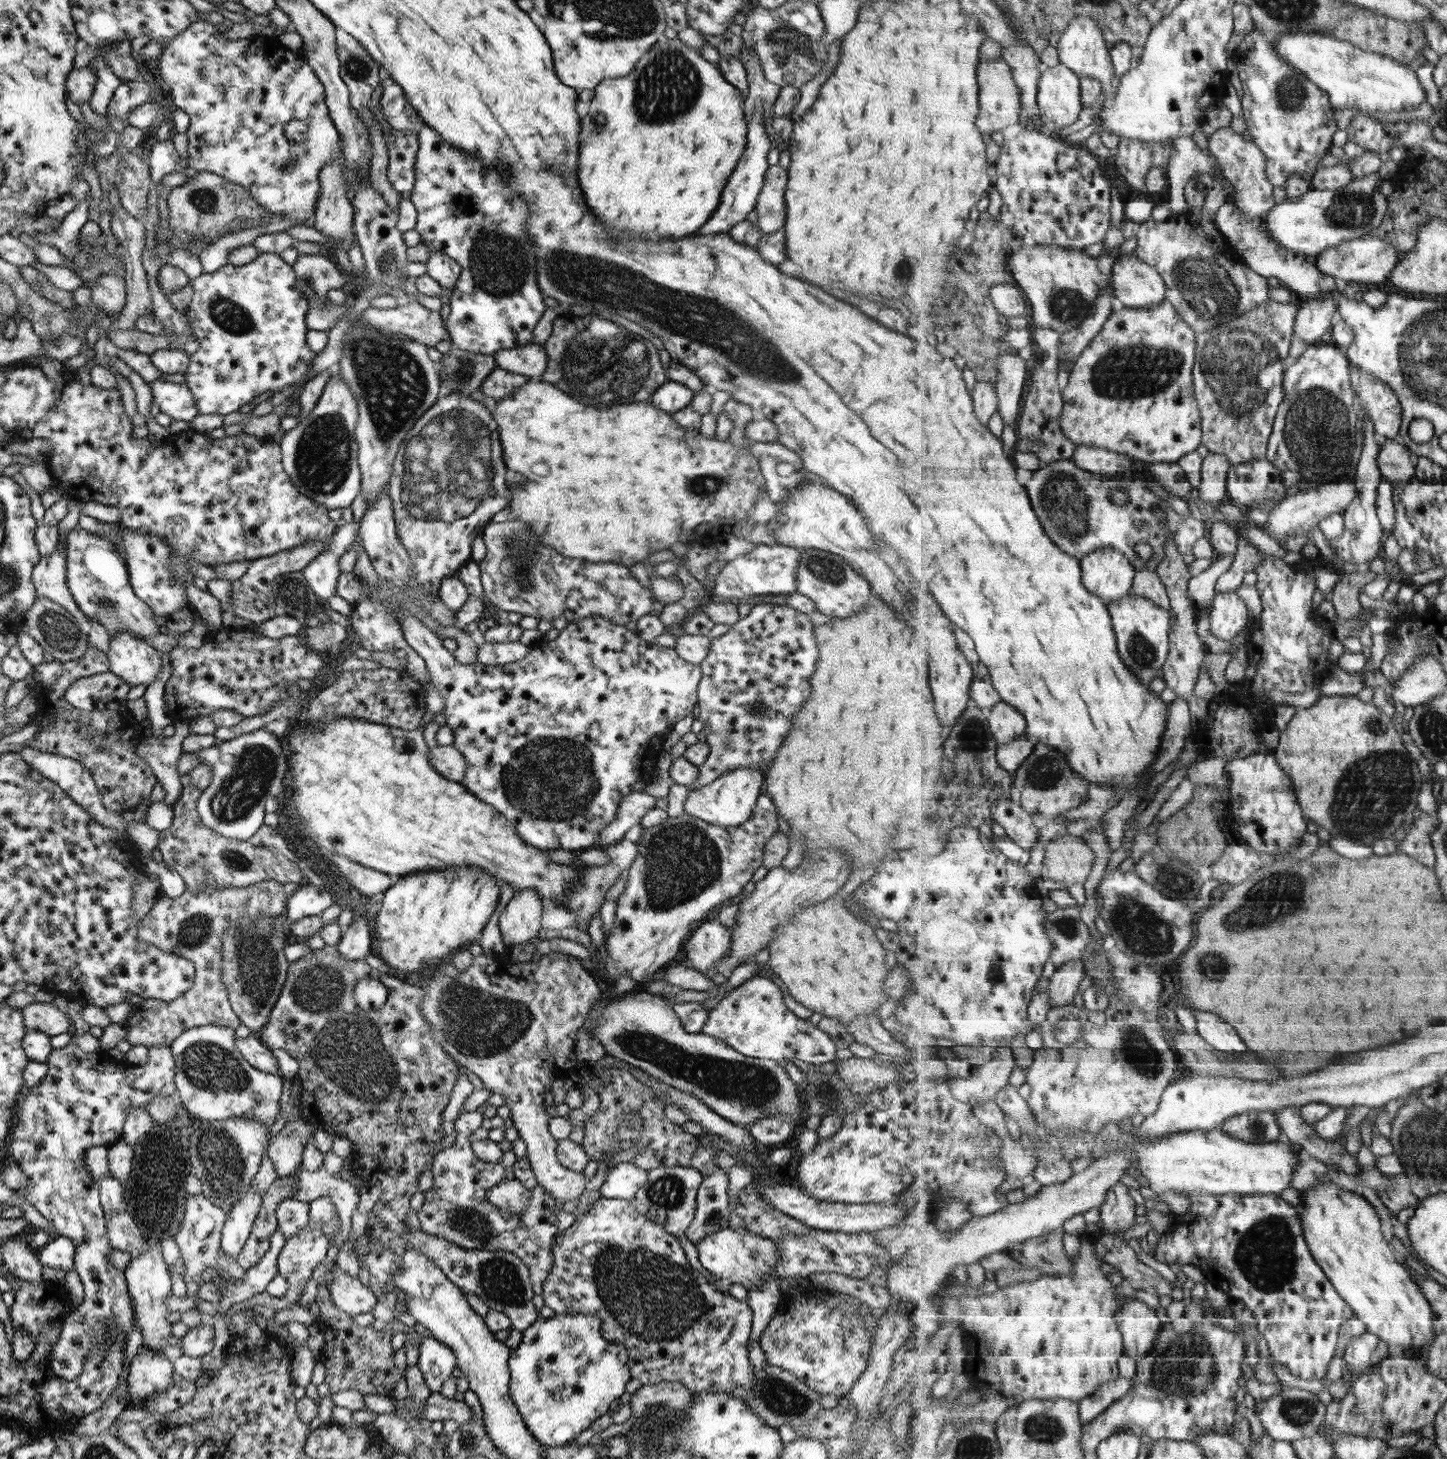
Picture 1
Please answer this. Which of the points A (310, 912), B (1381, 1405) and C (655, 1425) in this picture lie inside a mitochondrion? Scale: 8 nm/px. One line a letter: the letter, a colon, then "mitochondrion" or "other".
A: other
B: other
C: mitochondrion

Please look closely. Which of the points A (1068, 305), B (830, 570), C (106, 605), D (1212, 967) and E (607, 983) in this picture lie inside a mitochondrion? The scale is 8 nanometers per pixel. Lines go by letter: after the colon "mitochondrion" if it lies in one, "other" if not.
A: mitochondrion
B: mitochondrion
C: mitochondrion
D: mitochondrion
E: other

